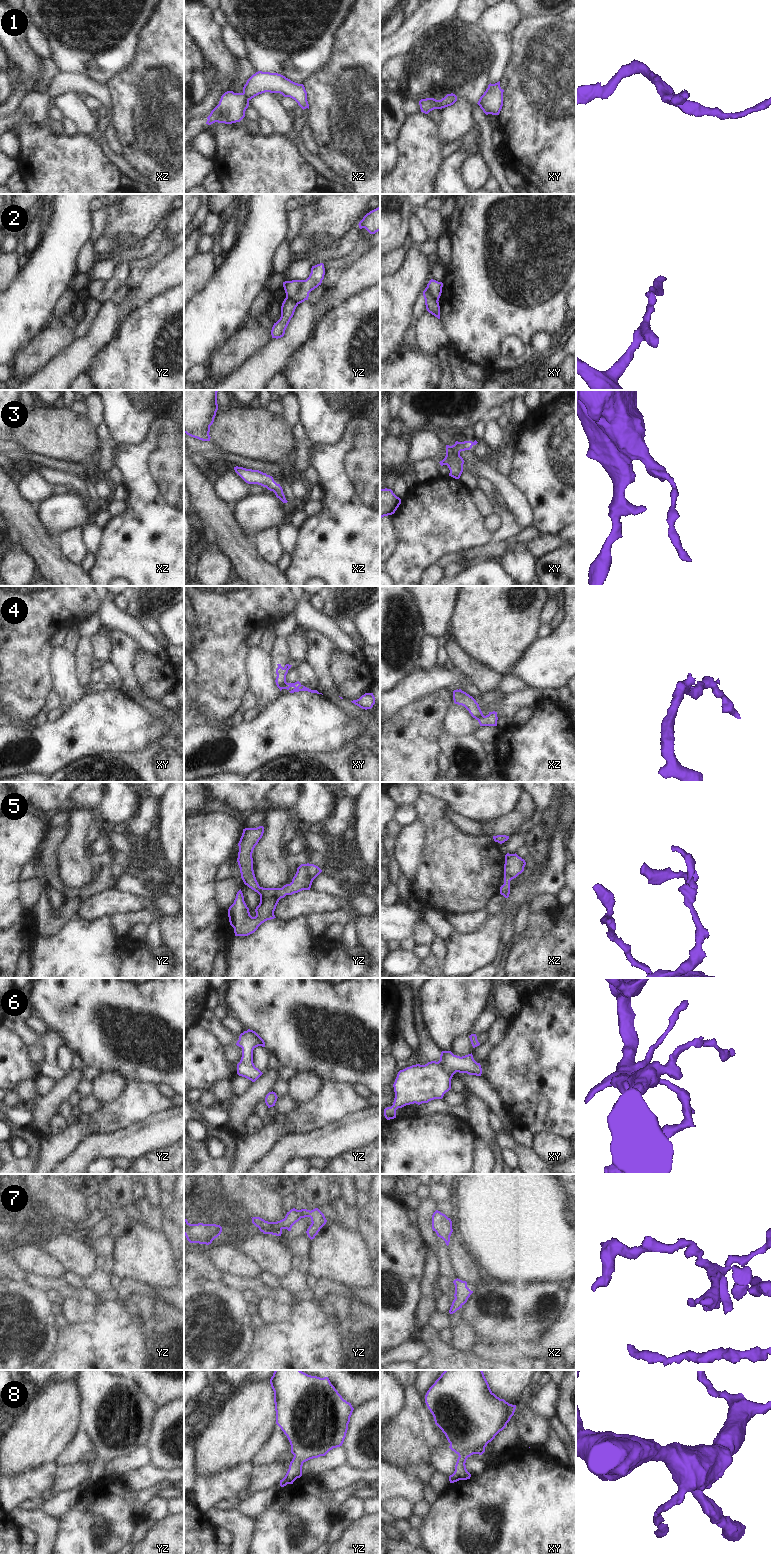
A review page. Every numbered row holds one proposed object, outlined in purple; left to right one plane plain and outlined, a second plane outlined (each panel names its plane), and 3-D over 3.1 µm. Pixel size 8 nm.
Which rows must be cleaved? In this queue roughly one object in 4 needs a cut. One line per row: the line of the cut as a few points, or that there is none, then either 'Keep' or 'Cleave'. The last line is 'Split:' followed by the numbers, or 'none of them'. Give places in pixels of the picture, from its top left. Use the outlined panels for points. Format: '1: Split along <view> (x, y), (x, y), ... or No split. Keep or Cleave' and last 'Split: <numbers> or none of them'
1: No split. Keep
2: Split along xy (426, 287), (428, 292), (437, 301). Cleave
3: No split. Keep
4: Split along xy (286, 682), (280, 689). Cleave
5: No split. Keep
6: No split. Keep
7: No split. Keep
8: No split. Keep
Split: 2, 4.

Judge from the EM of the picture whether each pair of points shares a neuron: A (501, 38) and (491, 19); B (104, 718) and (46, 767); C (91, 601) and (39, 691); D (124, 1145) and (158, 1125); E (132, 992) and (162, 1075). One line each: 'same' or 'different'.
A: different
B: same
C: same
D: same
E: same

